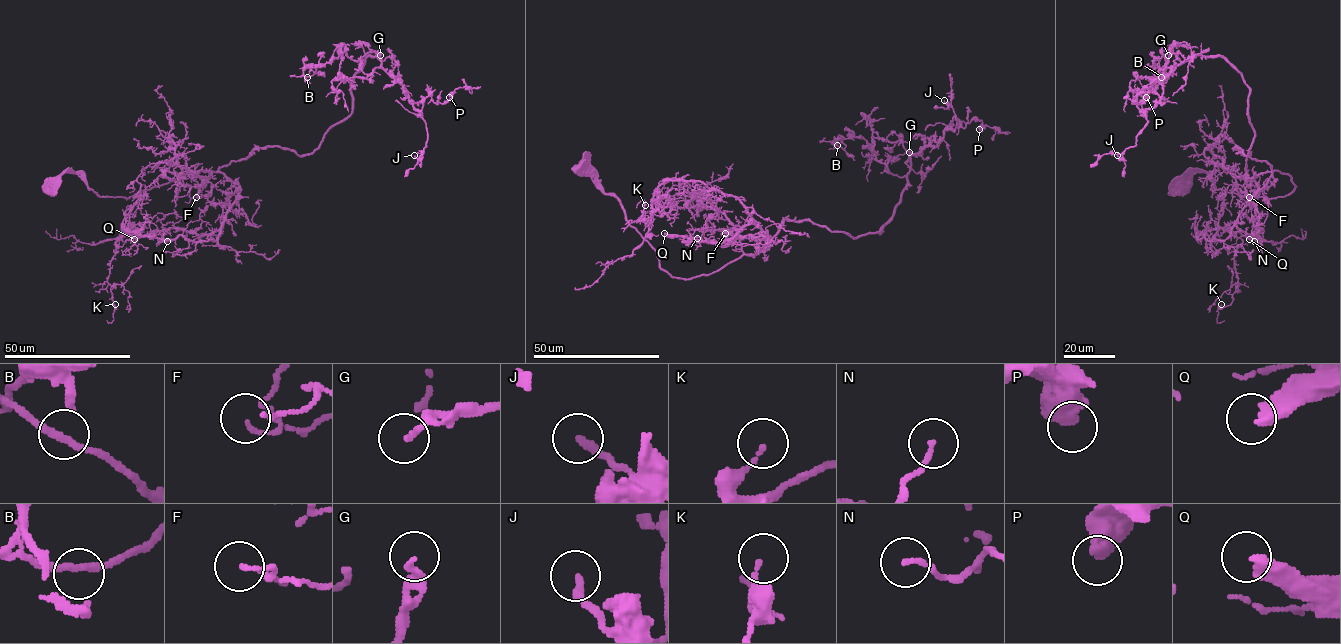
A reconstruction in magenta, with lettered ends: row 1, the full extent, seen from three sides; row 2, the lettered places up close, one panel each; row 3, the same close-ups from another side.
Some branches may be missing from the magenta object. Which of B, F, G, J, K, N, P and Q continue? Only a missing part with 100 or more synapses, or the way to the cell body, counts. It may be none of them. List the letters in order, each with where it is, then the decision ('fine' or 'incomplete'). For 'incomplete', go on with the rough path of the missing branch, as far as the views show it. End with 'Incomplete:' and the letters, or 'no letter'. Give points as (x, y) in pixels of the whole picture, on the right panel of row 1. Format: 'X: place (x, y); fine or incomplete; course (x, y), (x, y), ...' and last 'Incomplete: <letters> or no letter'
B: place (1161, 77); fine
F: place (1249, 197); fine
G: place (1168, 55); fine
J: place (1117, 155); fine
K: place (1221, 304); fine
N: place (1254, 241); fine
P: place (1146, 97); fine
Q: place (1249, 239); incomplete; course (1249, 239), (1267, 270), (1268, 295), (1262, 300), (1231, 310), (1234, 304), (1230, 302)
Incomplete: Q

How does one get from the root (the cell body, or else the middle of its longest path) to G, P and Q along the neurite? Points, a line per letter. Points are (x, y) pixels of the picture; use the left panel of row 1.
G: (51, 184), (74, 172), (101, 197), (128, 198), (255, 148), (310, 155), (351, 113), (365, 59), (380, 55)
P: (51, 184), (74, 172), (128, 198), (255, 148), (310, 155), (351, 113), (368, 56), (417, 109), (449, 97)
Q: (51, 184), (74, 172), (101, 197), (128, 198), (212, 171), (238, 185), (219, 228), (134, 239)

